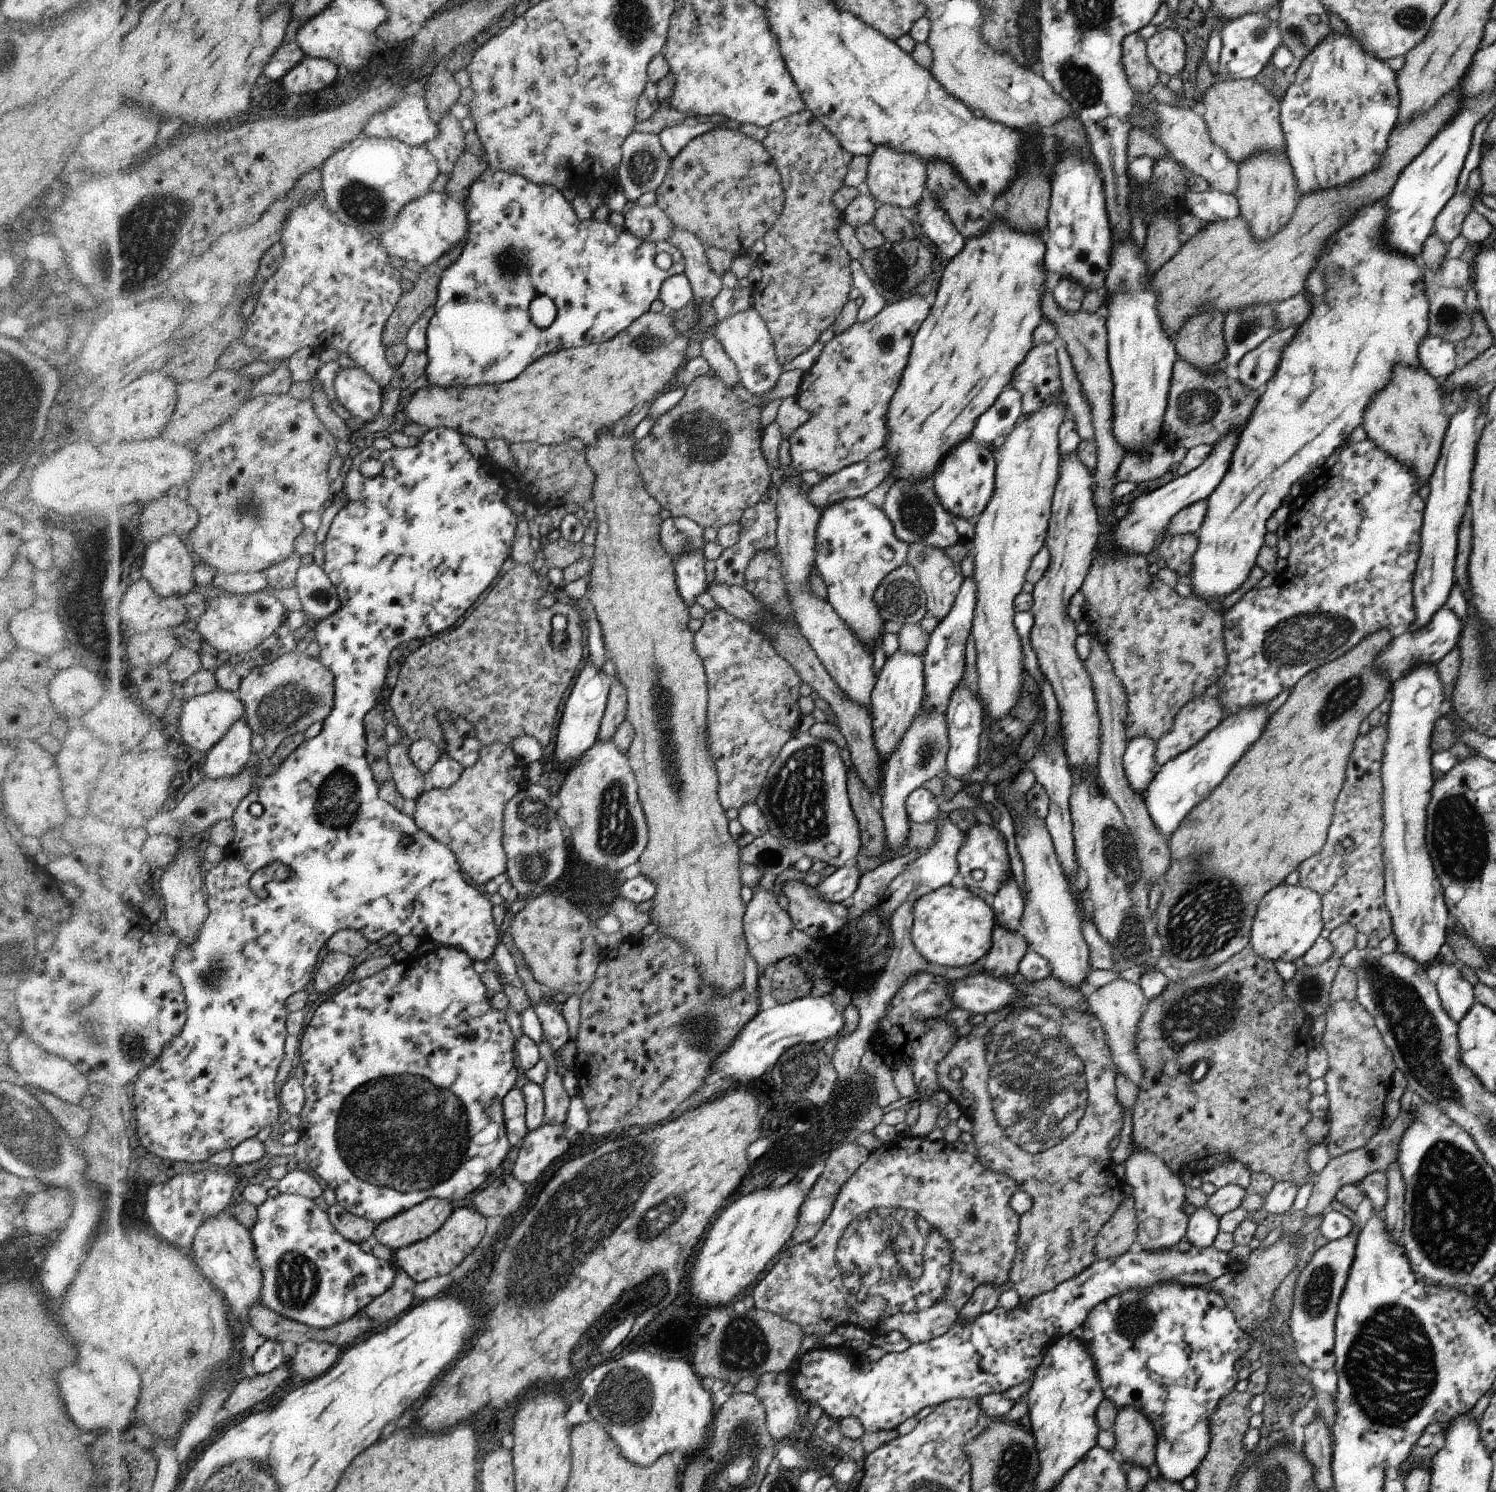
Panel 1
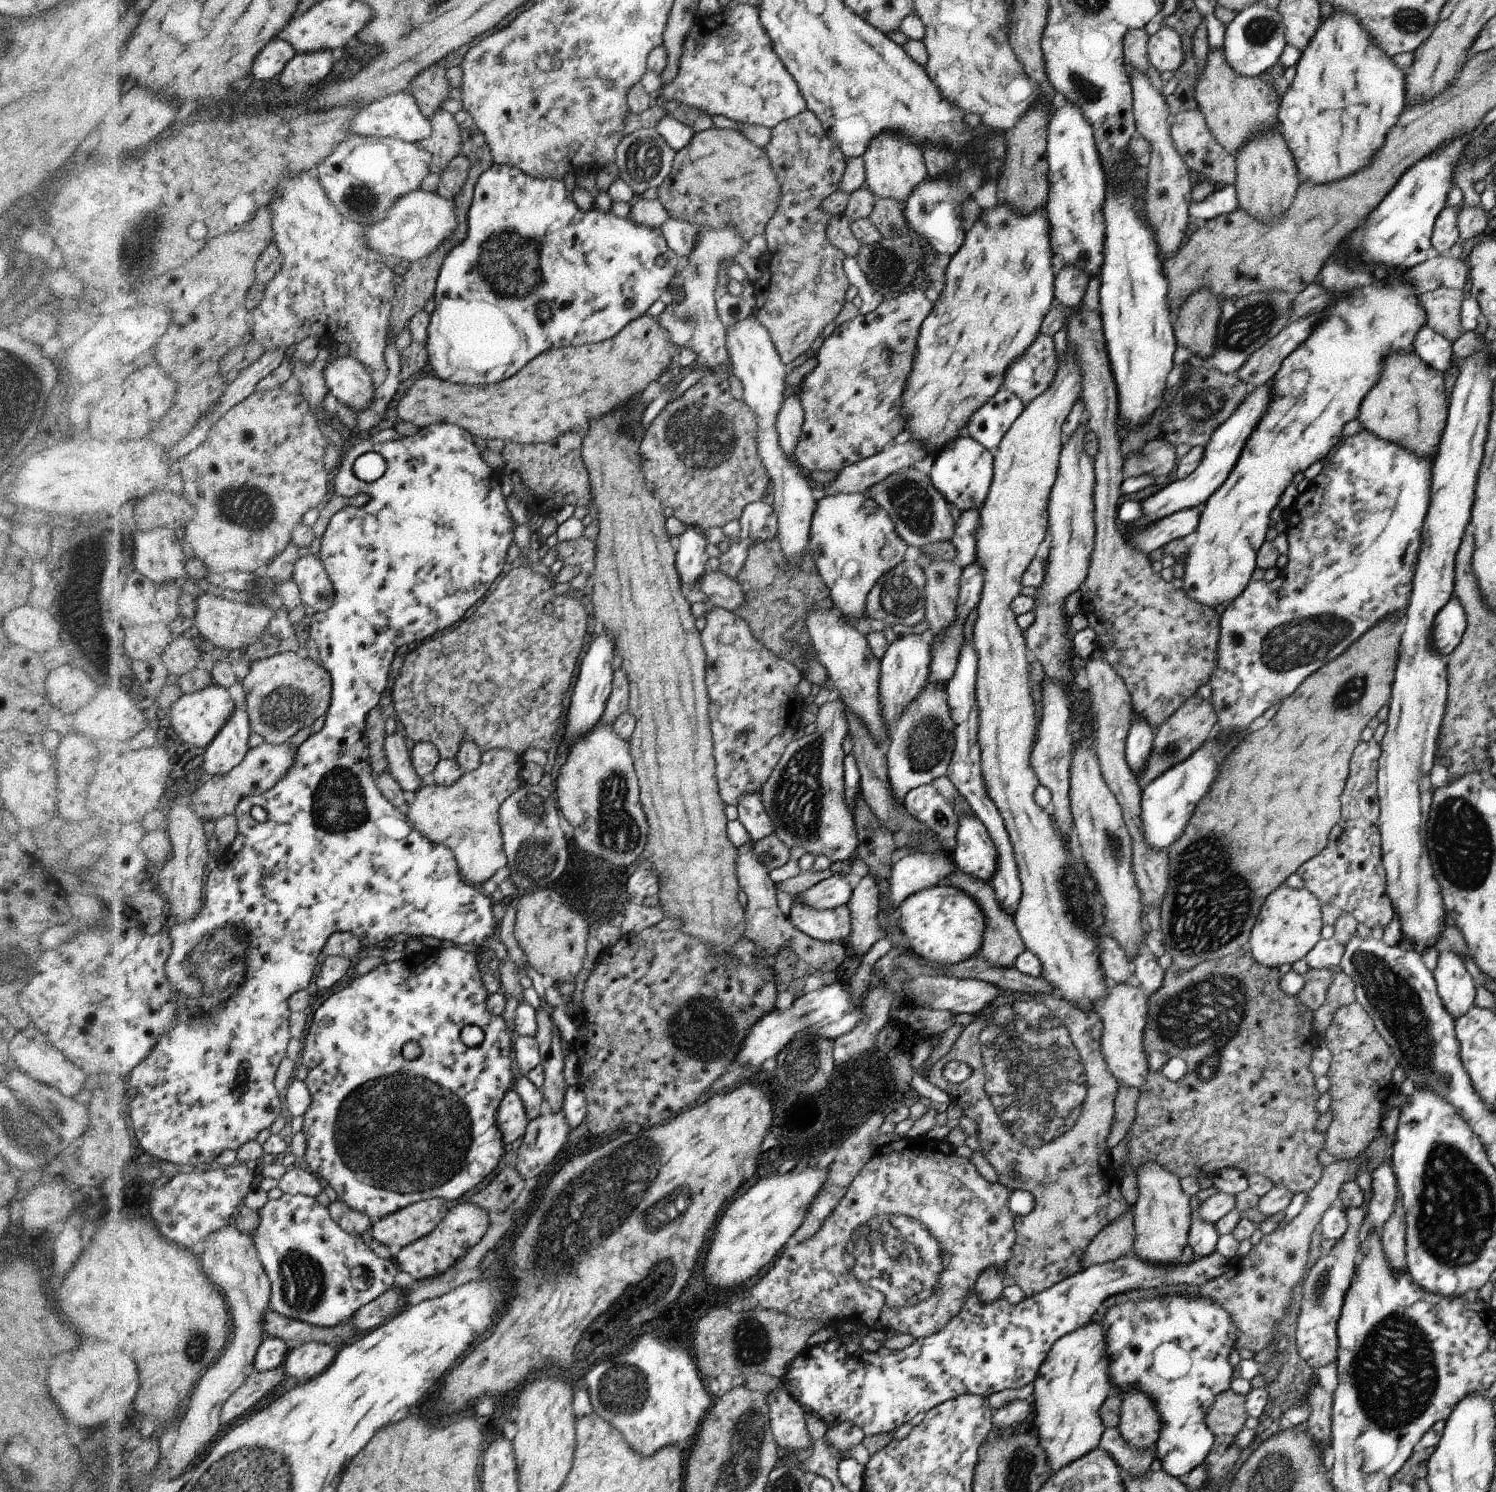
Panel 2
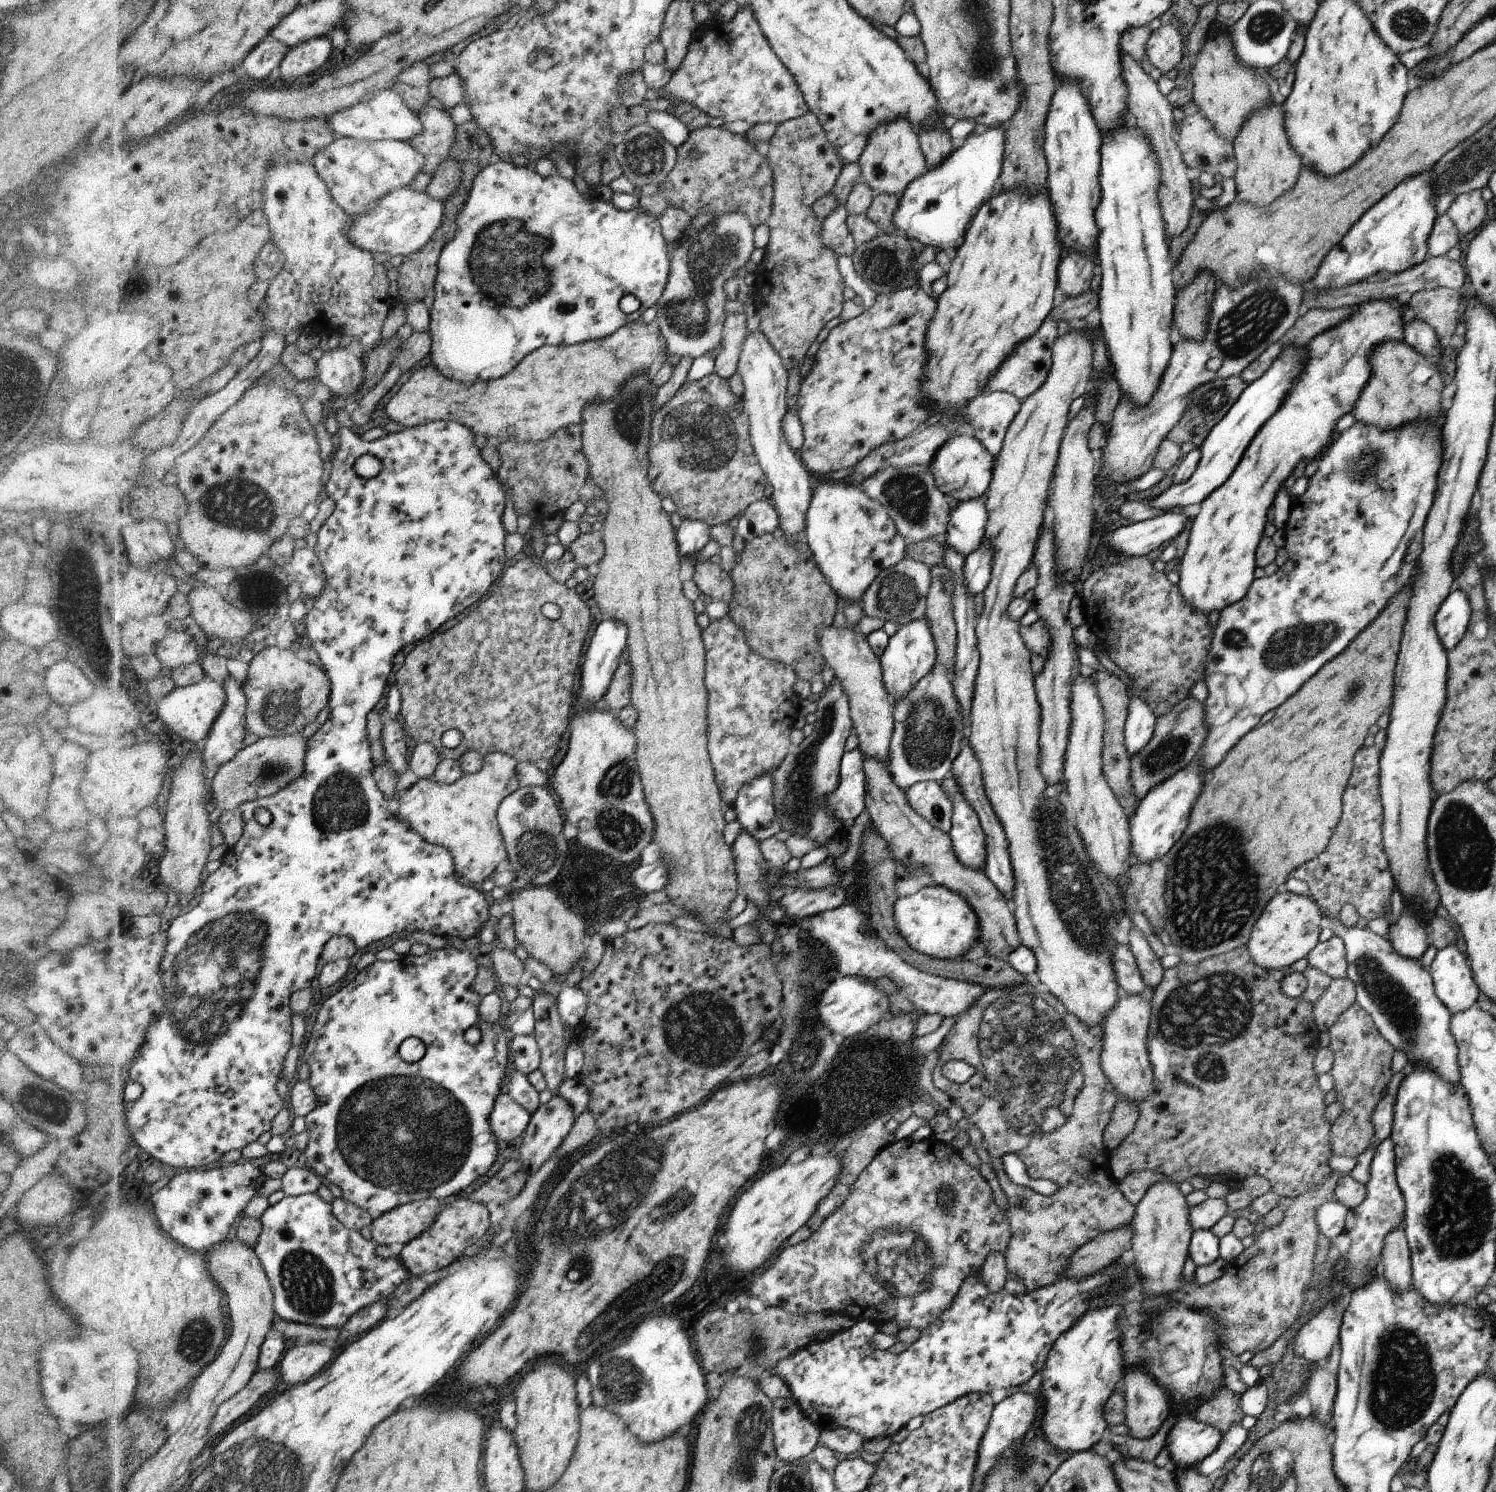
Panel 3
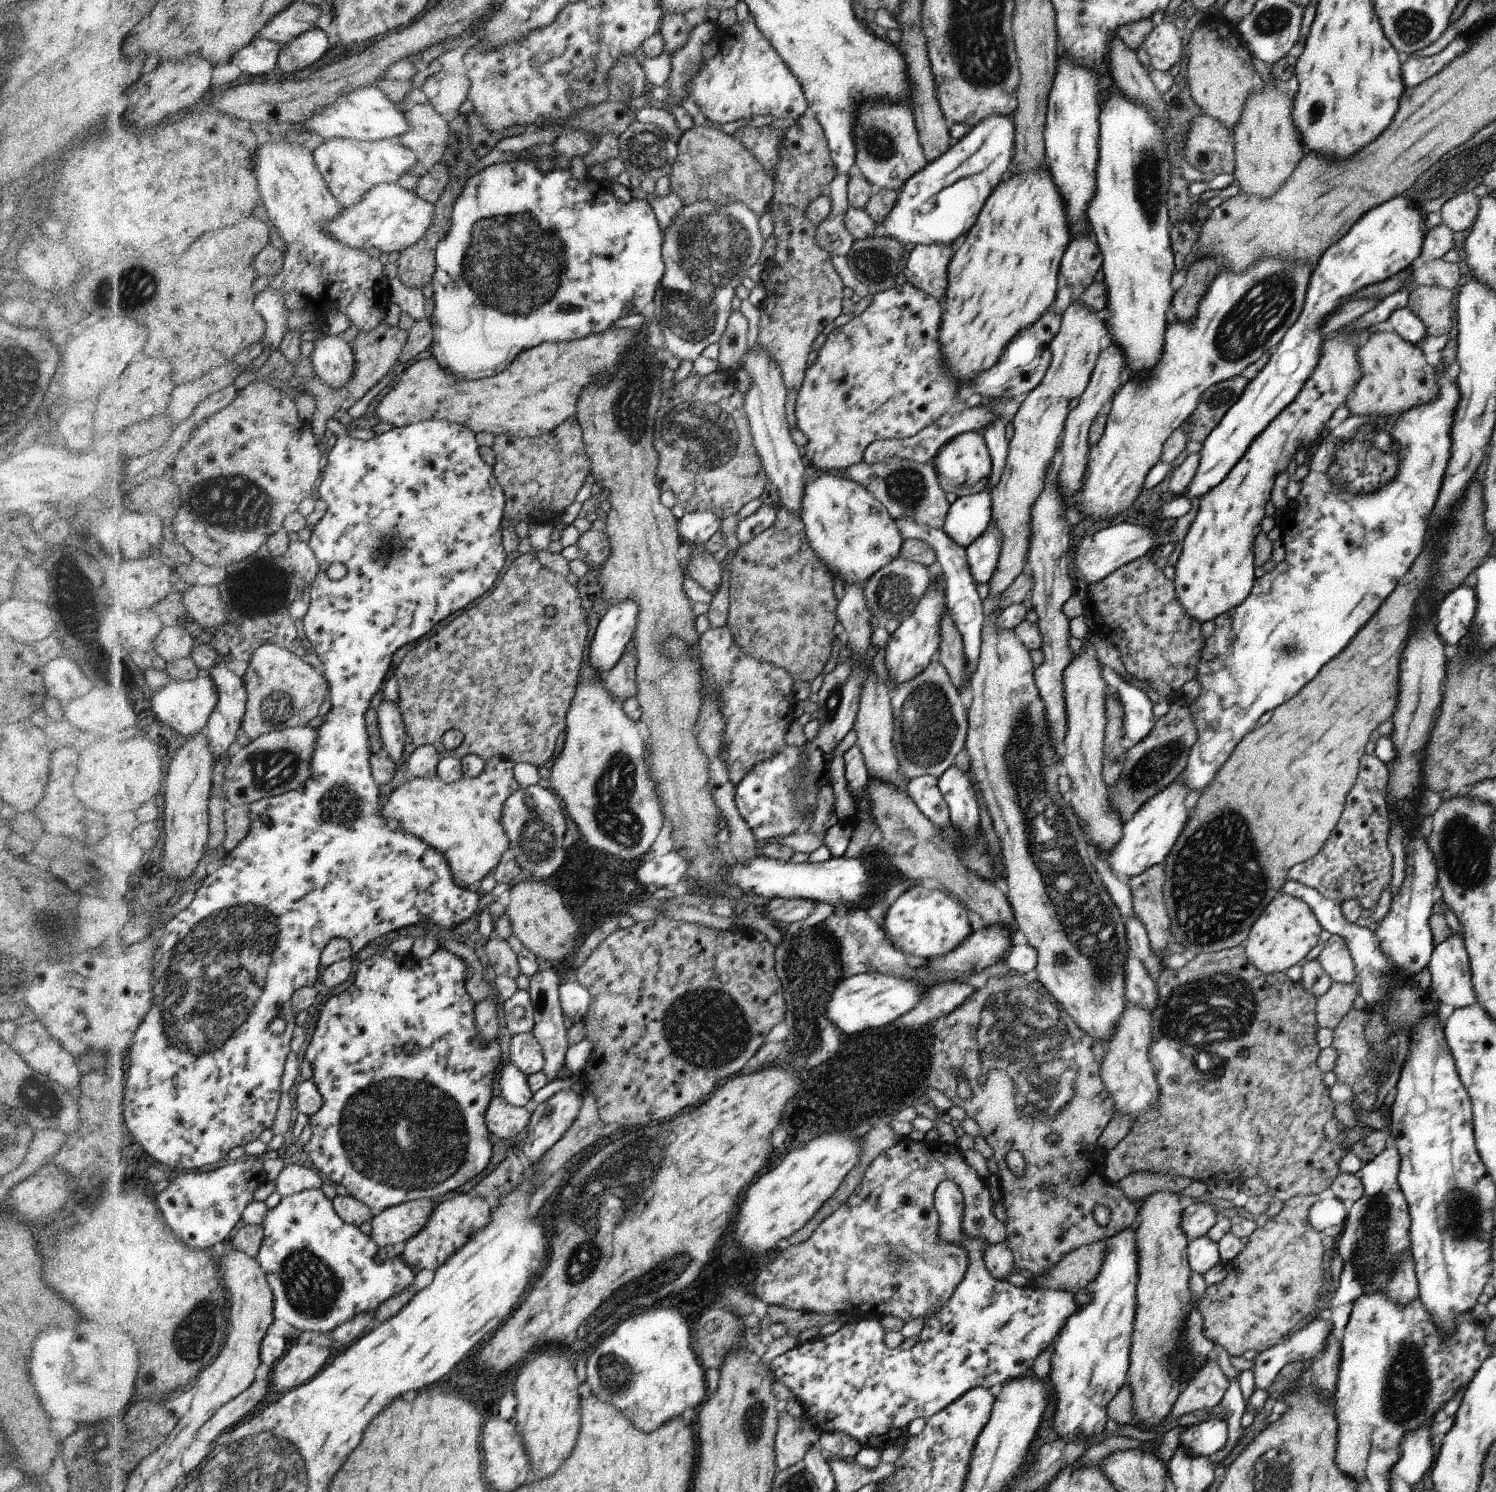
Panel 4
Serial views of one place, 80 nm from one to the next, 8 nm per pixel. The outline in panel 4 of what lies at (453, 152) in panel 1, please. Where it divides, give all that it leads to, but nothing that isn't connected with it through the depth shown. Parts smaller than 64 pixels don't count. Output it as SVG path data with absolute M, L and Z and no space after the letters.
M430 104L413 105L403 113L410 128L408 128L408 132L404 132L401 136L393 137L391 140L402 144L403 147L417 154L417 164L414 164L407 173L412 176L422 177L426 175L426 172L430 172L436 162L442 160L442 156L445 156L444 150L446 150L446 144L449 144L448 122Z

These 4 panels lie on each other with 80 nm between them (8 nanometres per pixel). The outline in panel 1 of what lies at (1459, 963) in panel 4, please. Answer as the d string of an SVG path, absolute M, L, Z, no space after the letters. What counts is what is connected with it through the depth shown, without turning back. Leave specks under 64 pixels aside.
M1461 964L1443 965L1442 973L1435 982L1442 1008L1459 1023L1476 1004L1472 984L1460 973Z

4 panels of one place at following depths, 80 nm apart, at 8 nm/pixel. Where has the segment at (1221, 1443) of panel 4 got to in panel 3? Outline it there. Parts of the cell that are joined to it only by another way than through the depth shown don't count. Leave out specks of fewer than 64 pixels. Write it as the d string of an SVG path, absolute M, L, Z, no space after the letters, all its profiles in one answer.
M1184 1410L1174 1428L1166 1436L1166 1448L1170 1452L1169 1467L1190 1468L1200 1464L1206 1457L1217 1450L1223 1439L1222 1432L1210 1424L1196 1422L1190 1410Z

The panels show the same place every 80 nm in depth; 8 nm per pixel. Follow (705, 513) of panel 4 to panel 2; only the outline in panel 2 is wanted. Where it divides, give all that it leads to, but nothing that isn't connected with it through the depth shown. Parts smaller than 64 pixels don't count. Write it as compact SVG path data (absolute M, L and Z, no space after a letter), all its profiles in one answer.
M692 526L675 540L675 565L684 587L698 586L699 580L706 574L708 543L704 531Z

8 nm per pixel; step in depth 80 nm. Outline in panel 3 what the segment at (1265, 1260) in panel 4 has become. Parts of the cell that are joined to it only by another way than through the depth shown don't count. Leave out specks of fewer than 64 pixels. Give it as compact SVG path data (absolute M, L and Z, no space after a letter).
M1332 1171L1320 1188L1292 1200L1284 1214L1284 1220L1260 1235L1254 1236L1254 1244L1246 1248L1237 1259L1225 1265L1225 1274L1215 1283L1208 1285L1189 1284L1182 1279L1181 1288L1170 1294L1180 1308L1206 1310L1220 1318L1225 1332L1222 1332L1222 1346L1234 1355L1246 1351L1256 1355L1268 1349L1299 1318L1306 1296L1303 1294L1312 1285L1314 1260L1318 1249L1319 1230L1316 1226L1316 1210L1327 1202L1328 1194L1334 1192L1340 1176Z

